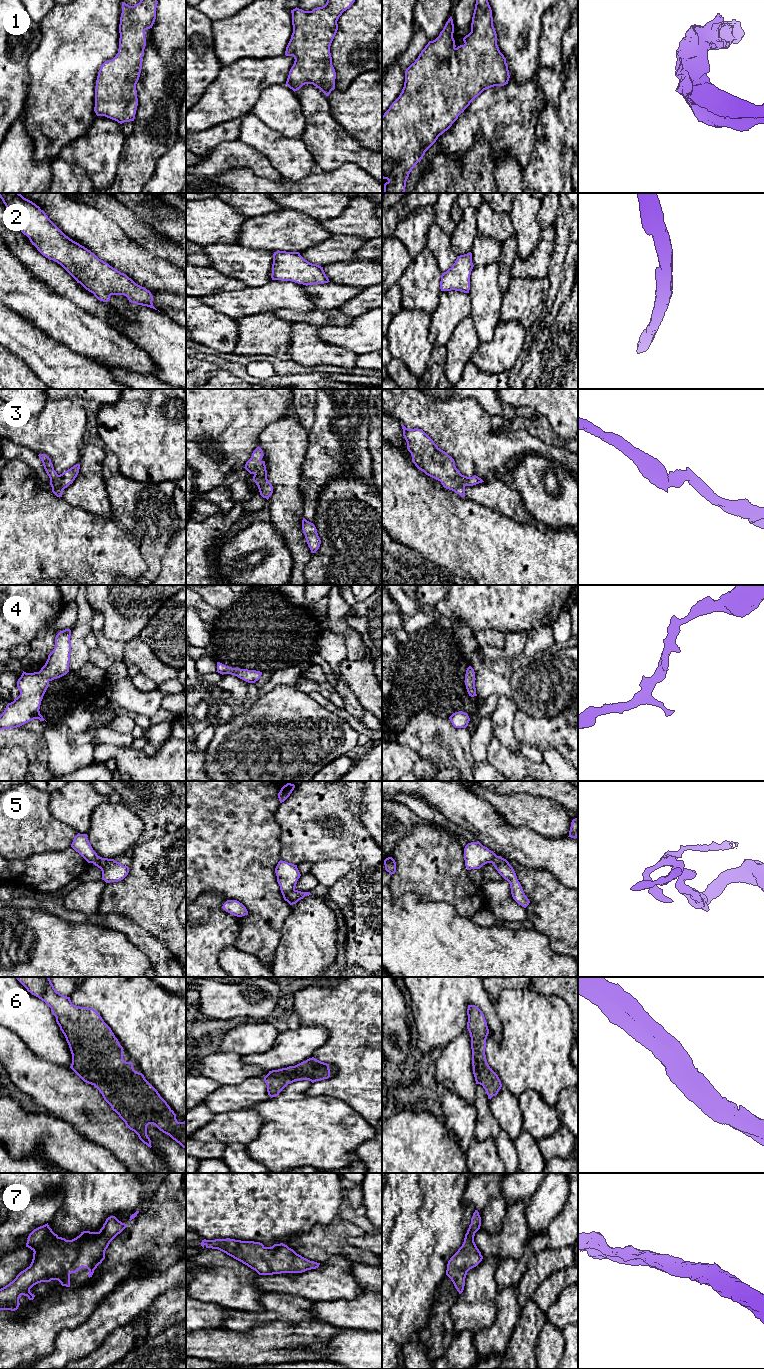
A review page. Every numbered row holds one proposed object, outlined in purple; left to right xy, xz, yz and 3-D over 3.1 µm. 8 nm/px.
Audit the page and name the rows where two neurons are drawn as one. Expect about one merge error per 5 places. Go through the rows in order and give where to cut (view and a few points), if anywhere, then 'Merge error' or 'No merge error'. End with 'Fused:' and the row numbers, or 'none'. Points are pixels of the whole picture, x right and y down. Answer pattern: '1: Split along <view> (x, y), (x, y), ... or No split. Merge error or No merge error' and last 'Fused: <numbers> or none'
1: No split. No merge error
2: No split. No merge error
3: No split. No merge error
4: No split. No merge error
5: Split along xz (294, 889), (286, 900). Merge error
6: No split. No merge error
7: No split. No merge error
Fused: 5

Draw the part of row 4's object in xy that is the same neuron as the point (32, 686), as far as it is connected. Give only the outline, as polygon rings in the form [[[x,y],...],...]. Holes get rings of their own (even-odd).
[[[70,629],[60,631],[56,635],[55,647],[39,672],[26,673],[23,671],[17,681],[20,695],[13,702],[8,703],[0,715],[0,730],[17,728],[34,719],[45,720],[39,709],[49,682],[69,672],[70,636]]]

